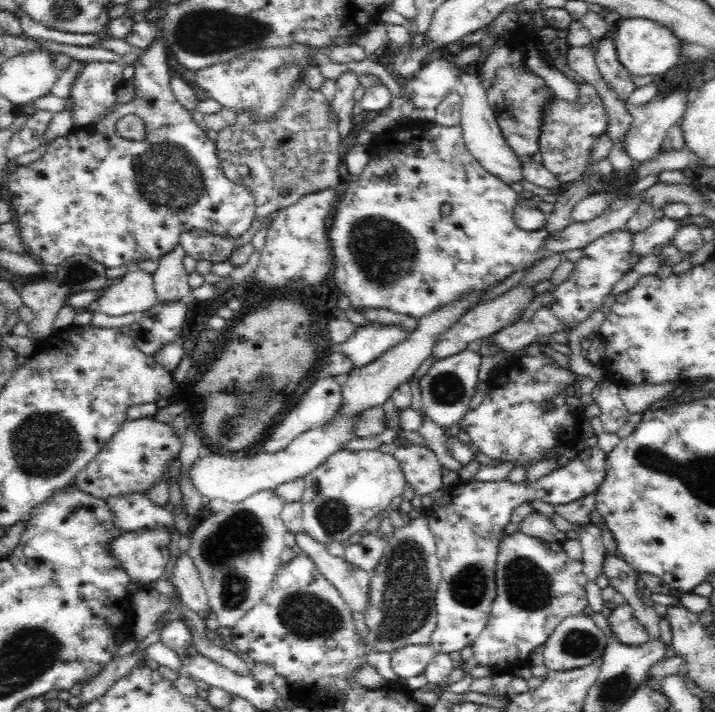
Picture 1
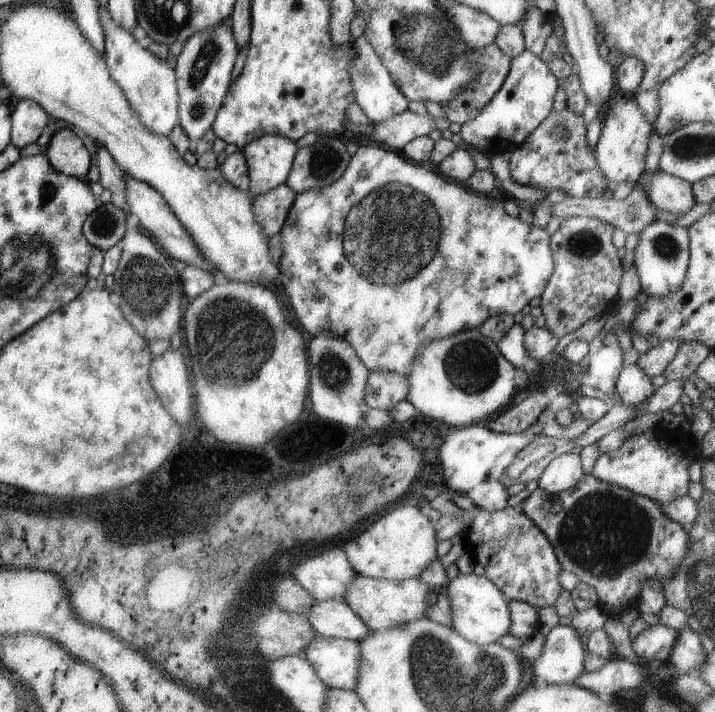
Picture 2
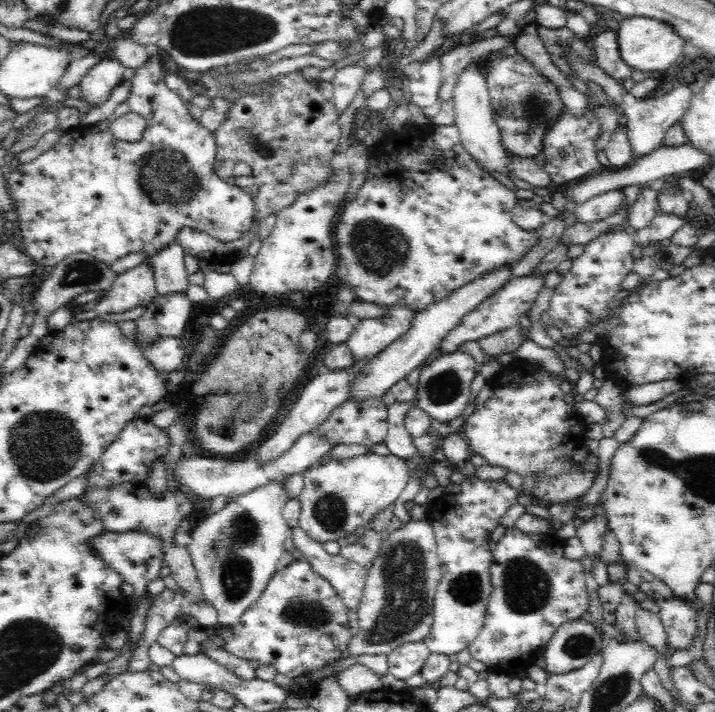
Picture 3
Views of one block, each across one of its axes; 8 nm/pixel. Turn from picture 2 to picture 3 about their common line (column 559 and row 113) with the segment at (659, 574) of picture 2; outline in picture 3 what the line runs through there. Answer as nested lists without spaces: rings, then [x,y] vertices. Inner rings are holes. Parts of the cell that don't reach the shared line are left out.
[[[517,50],[511,55],[490,56],[485,61],[485,71],[493,121],[498,125],[502,146],[508,153],[534,159],[543,153],[546,132],[566,109],[558,86]]]

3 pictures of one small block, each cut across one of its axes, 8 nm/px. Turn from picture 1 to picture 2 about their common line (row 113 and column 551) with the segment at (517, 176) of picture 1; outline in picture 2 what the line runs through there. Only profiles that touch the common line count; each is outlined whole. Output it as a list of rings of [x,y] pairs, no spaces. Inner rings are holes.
[[[570,452],[555,456],[537,478],[537,486],[547,494],[567,492],[583,476],[579,455]]]

